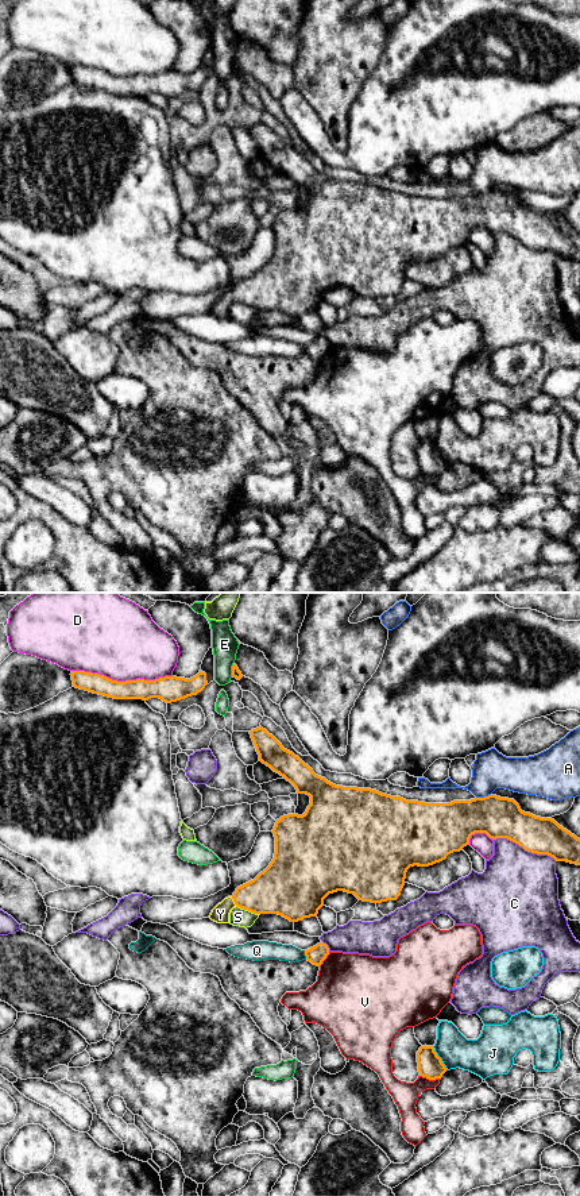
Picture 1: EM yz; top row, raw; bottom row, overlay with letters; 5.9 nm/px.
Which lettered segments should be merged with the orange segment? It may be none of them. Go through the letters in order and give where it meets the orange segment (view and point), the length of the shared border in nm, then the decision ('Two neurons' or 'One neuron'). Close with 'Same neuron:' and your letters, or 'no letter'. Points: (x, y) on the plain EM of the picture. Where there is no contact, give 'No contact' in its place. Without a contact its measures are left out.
A: Touches orange at yz (484, 192). Shared border 90 nm. Two neurons
C: Touches orange at yz (525, 245). Shared border 400 nm. Two neurons
D: Touches orange at yz (122, 77). Shared border 600 nm. Two neurons
E: Touches orange at yz (232, 64). Shared border 90 nm. Two neurons
J: Touches orange at yz (440, 454). Shared border 170 nm. Two neurons
Q: Touches orange at yz (305, 350). Shared border 60 nm. Two neurons
S: Touches orange at yz (248, 305). Shared border 160 nm. Two neurons
V: Touches orange at yz (430, 474). Shared border 130 nm. Two neurons
Y: Touches orange at yz (234, 296). Shared border 70 nm. One neuron
Same neuron: Y

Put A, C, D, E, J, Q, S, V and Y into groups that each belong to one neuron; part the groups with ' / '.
A / C / D / E / J / Q / S / V / Y

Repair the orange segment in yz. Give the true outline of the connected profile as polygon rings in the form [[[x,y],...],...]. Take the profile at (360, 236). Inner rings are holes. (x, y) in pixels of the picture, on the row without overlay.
[[[262,121],[250,130],[259,157],[290,177],[297,189],[309,190],[310,200],[302,211],[287,209],[277,215],[272,256],[212,305],[209,313],[217,319],[229,319],[229,308],[236,301],[259,310],[278,309],[298,317],[317,312],[324,294],[337,286],[371,298],[397,296],[410,262],[429,262],[445,255],[448,250],[469,240],[475,228],[486,228],[492,235],[507,234],[527,247],[580,261],[580,234],[552,213],[522,207],[514,194],[488,190],[451,198],[425,198],[371,184],[336,181],[316,170]]]

